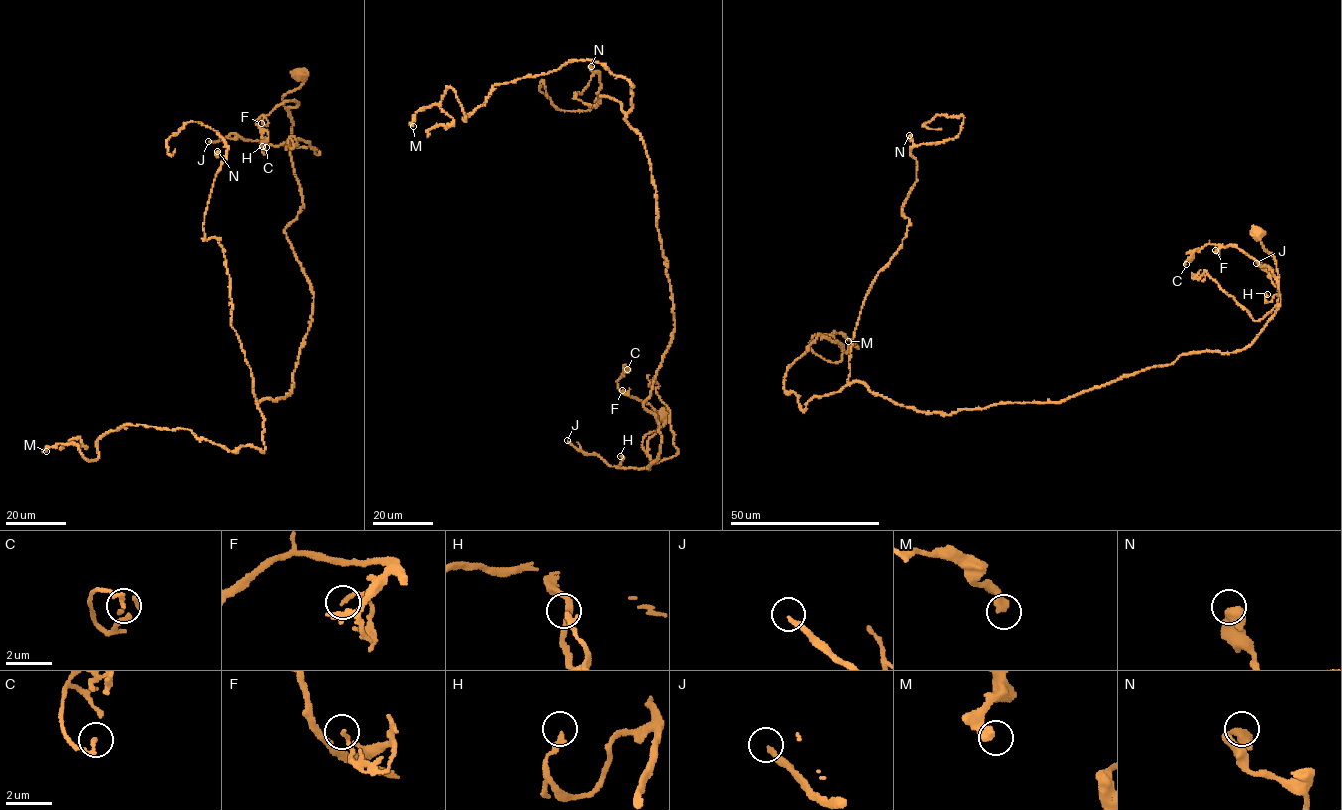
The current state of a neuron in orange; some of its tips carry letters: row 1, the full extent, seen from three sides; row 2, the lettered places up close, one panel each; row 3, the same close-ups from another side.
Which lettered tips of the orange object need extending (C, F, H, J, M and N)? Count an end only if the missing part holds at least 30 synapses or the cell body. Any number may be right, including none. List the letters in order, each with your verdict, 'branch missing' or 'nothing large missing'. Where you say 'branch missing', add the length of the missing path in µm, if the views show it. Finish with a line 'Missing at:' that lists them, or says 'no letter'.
C: nothing large missing
F: nothing large missing
H: nothing large missing
J: branch missing | 25 µm
M: nothing large missing
N: nothing large missing
Missing at: J

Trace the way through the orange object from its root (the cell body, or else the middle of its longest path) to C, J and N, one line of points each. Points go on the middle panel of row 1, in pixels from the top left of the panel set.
C: (660, 415), (663, 425), (642, 440), (648, 456), (657, 419), (649, 405), (618, 388), (627, 369)
J: (660, 415), (663, 425), (642, 440), (650, 457), (649, 469), (609, 466), (597, 454), (580, 452), (567, 440)
N: (660, 415), (649, 470), (673, 298), (643, 141), (621, 102), (575, 97), (591, 66)

